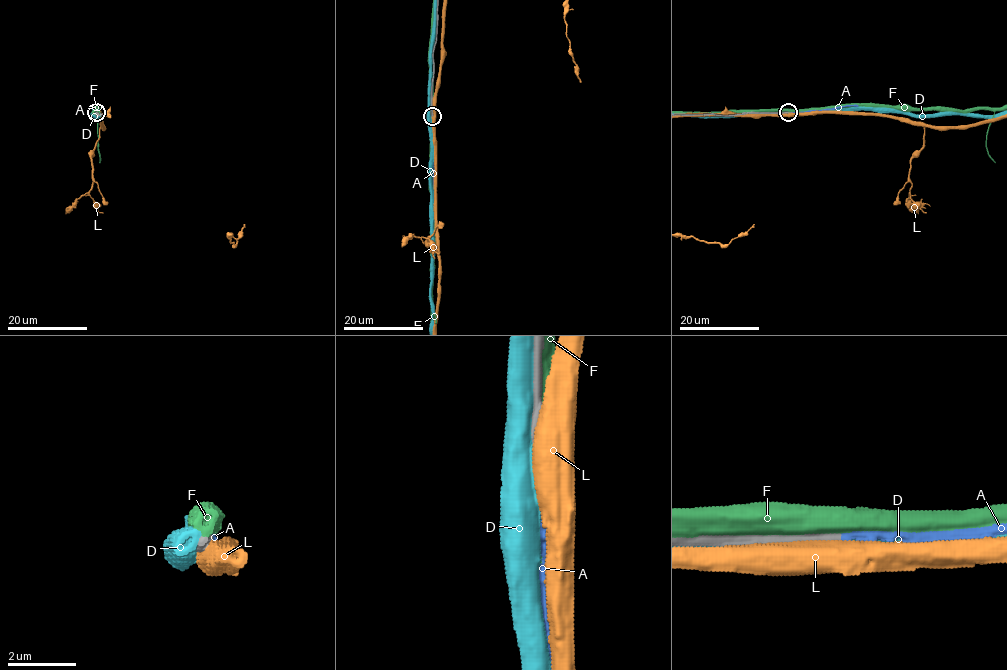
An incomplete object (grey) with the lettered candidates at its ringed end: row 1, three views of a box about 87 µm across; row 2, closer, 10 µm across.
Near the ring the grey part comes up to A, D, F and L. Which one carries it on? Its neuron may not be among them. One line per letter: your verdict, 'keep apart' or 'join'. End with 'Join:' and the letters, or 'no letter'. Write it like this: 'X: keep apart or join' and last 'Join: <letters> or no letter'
A: join
D: keep apart
F: keep apart
L: keep apart
Join: A

